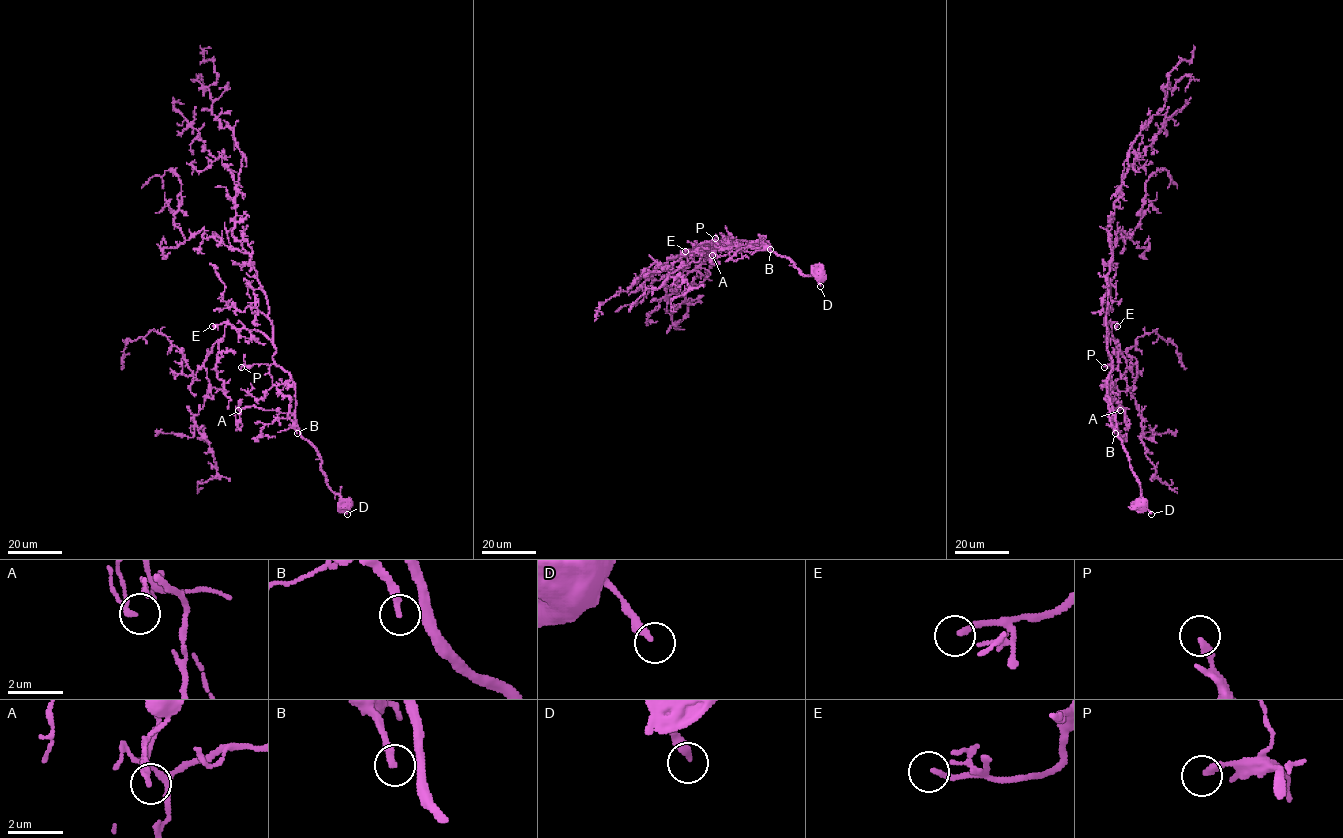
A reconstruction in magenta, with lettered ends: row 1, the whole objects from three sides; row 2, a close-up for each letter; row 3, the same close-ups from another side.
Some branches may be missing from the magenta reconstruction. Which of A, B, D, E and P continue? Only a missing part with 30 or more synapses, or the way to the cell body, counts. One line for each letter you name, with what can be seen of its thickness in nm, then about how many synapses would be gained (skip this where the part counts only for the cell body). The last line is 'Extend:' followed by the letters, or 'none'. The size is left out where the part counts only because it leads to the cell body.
B: 240 nm | 250 syn
E: 190 nm | 190 syn
Extend: B, E

